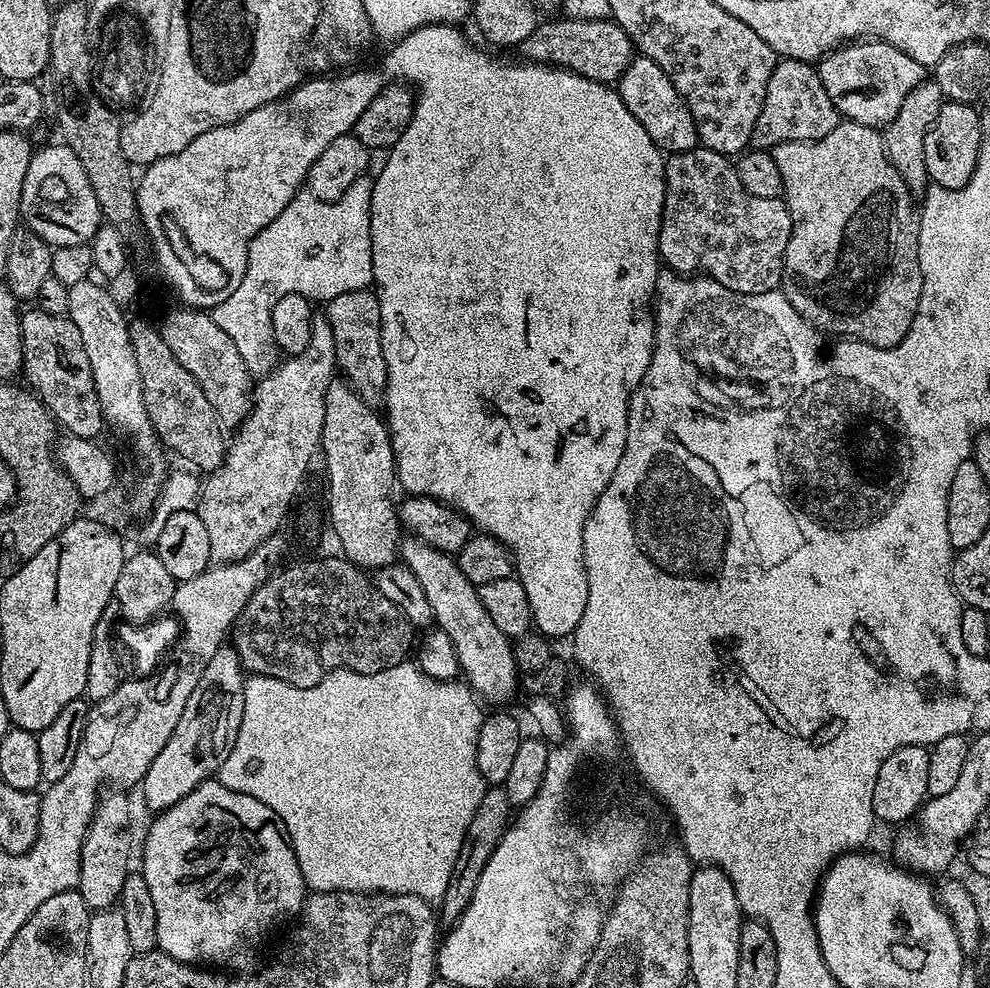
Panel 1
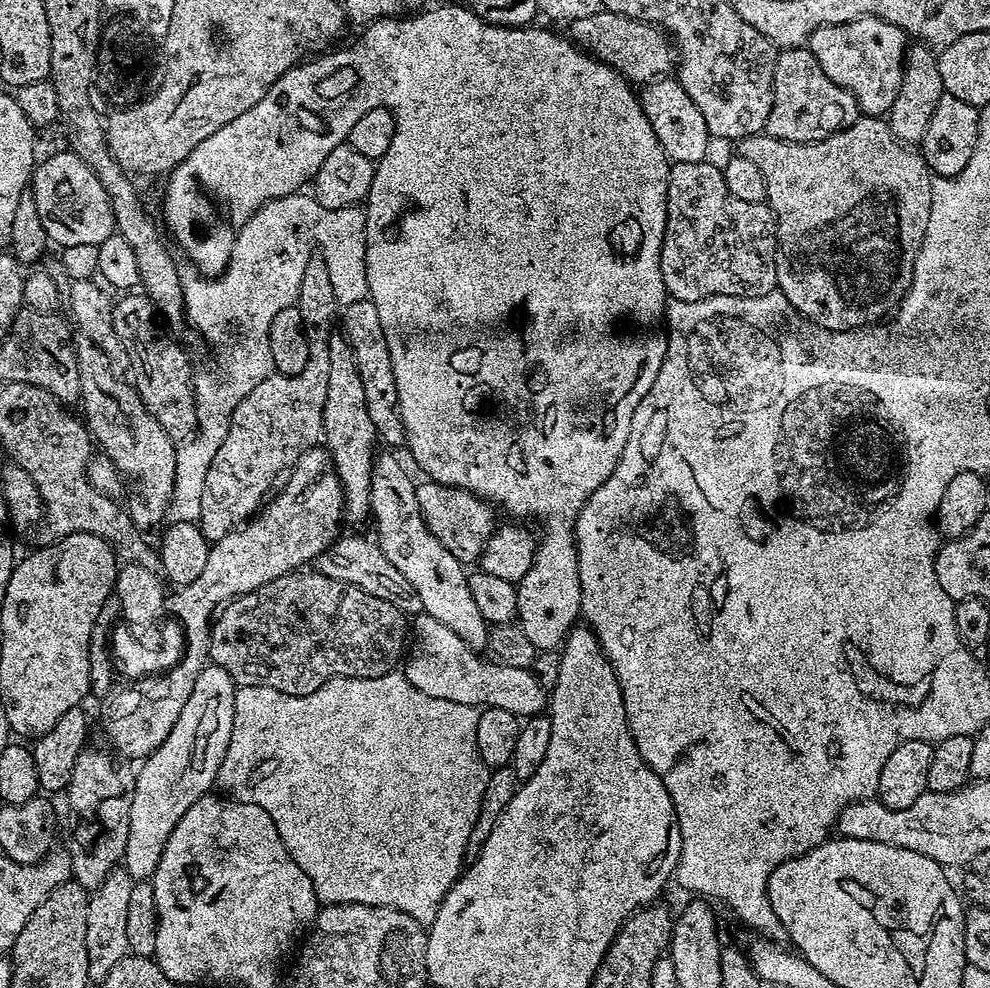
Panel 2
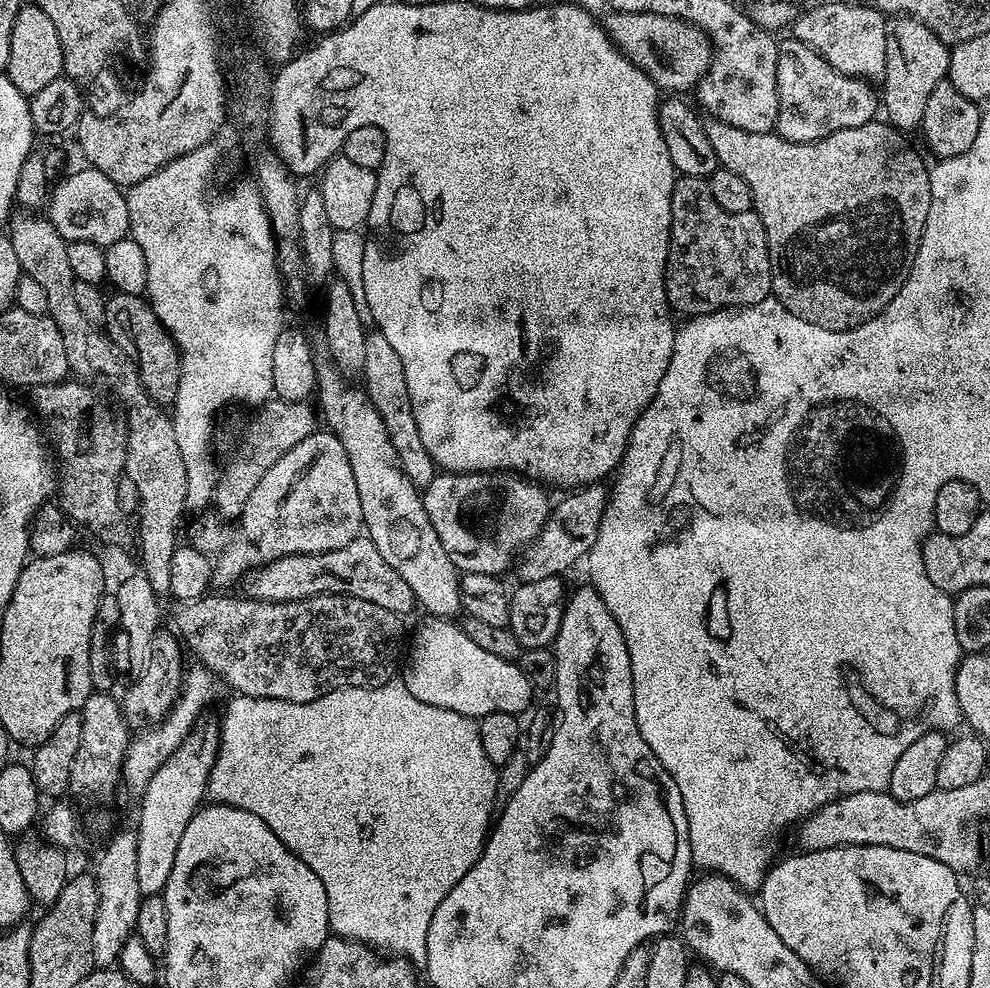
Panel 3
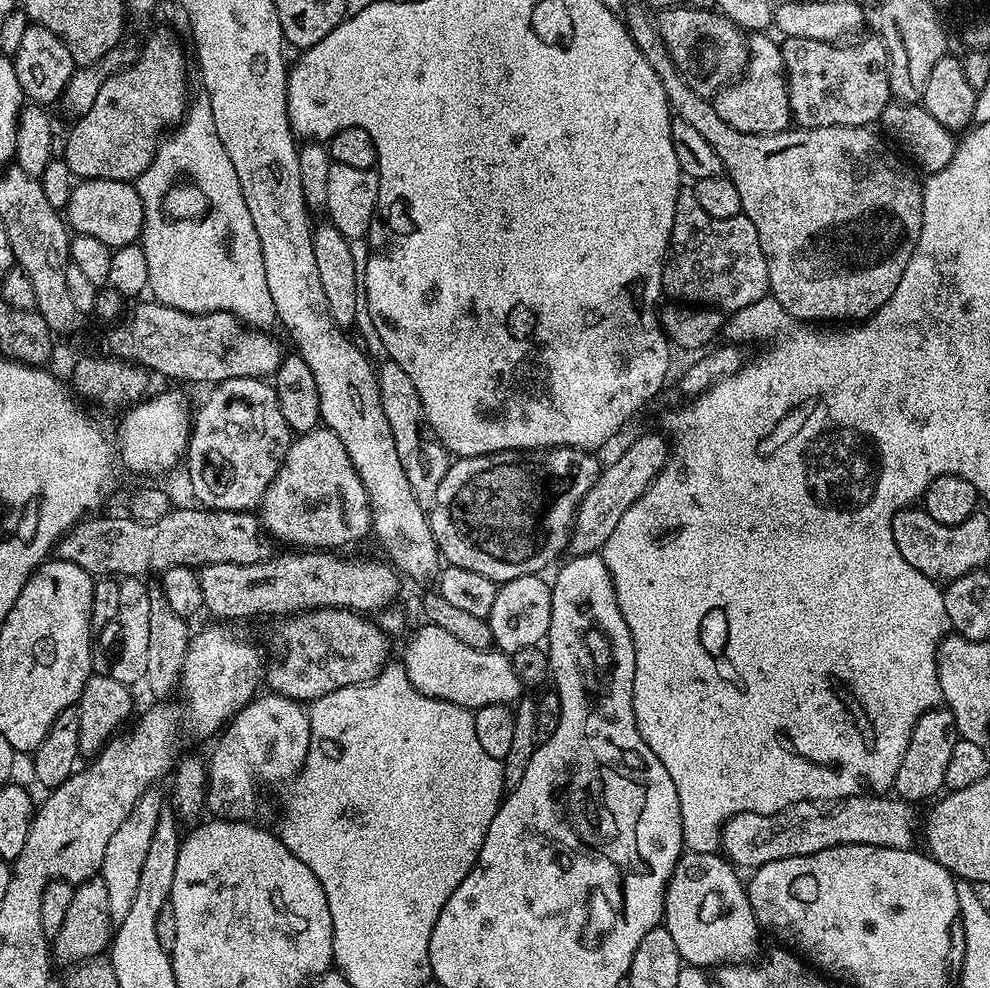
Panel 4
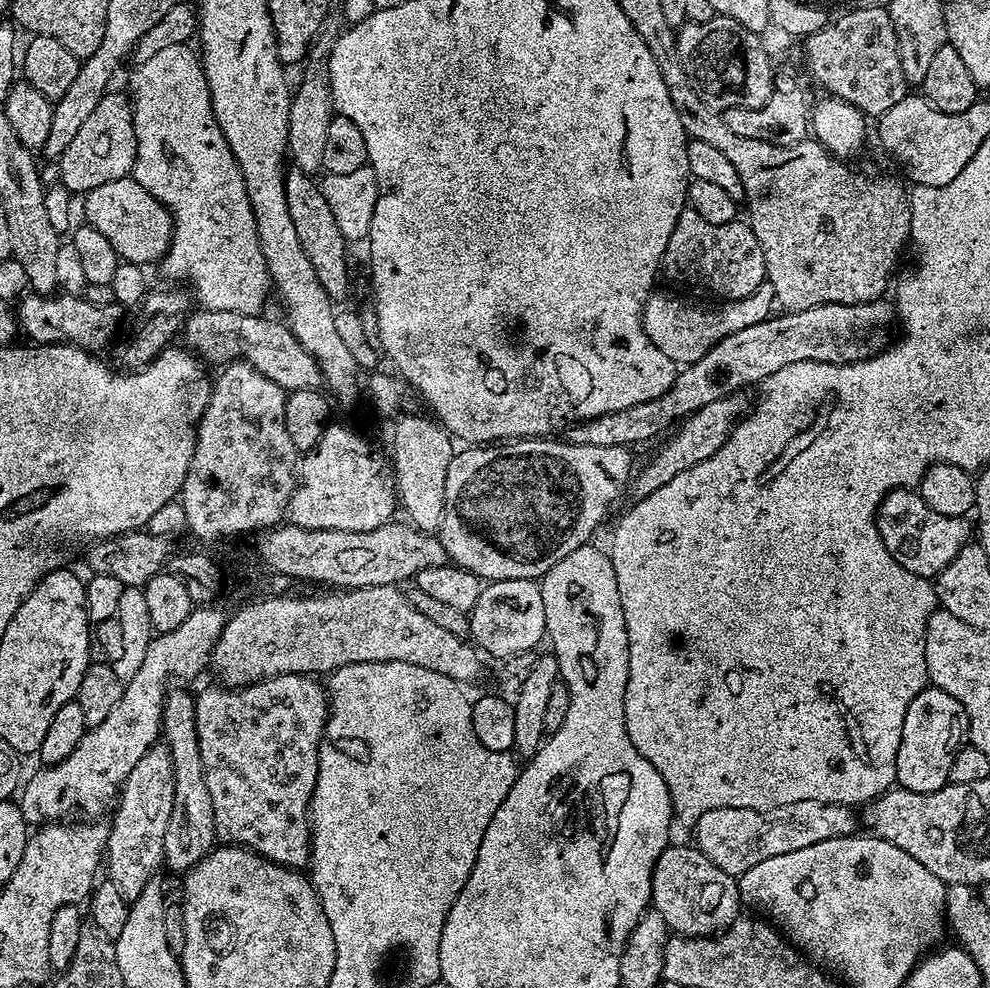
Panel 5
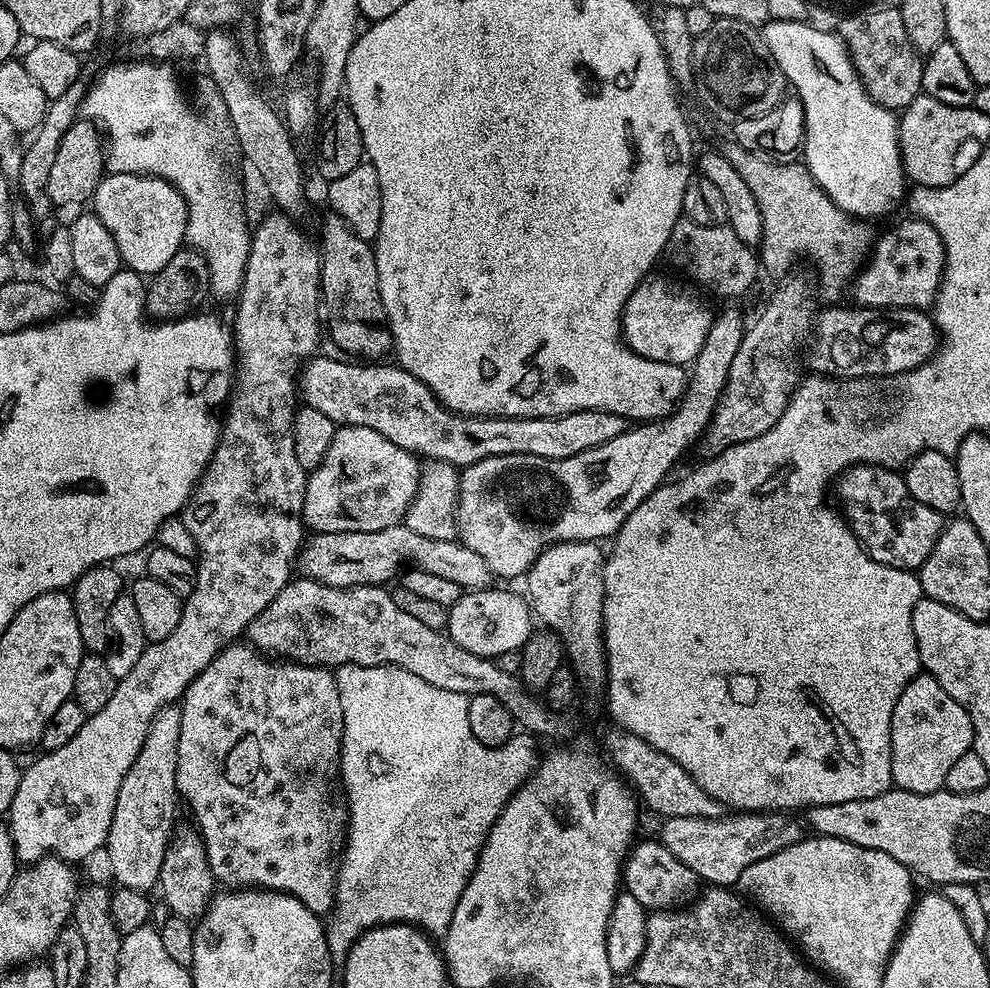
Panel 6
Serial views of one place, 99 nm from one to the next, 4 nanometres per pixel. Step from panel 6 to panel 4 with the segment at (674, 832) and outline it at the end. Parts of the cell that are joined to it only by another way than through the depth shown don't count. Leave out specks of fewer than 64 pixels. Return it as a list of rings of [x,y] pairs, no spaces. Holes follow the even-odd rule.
[[[865,794],[848,796],[845,800],[829,803],[827,807],[814,800],[803,800],[774,814],[743,812],[724,823],[724,830],[720,833],[722,852],[737,869],[755,870],[766,866],[766,862],[778,862],[782,858],[794,858],[806,854],[818,854],[818,850],[830,850],[839,844],[912,848],[915,840],[918,840],[918,816],[916,820],[916,812],[912,808],[915,807],[909,801],[893,798],[888,794]]]

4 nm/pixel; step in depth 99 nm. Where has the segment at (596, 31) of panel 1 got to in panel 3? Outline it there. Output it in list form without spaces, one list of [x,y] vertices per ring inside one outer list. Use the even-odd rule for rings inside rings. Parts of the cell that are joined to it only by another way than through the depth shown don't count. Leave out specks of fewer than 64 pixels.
[[[649,12],[607,13],[602,20],[602,27],[612,40],[612,45],[634,66],[638,66],[656,83],[657,89],[668,94],[688,94],[695,89],[712,61],[712,43],[708,41],[701,28],[666,14]]]

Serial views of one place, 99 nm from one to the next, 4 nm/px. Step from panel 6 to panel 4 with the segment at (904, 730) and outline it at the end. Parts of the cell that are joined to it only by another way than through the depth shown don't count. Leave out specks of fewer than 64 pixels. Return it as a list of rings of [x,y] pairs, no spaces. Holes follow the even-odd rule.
[[[947,706],[931,708],[922,718],[918,718],[918,722],[910,734],[906,754],[902,754],[902,766],[898,766],[894,785],[895,795],[899,799],[909,802],[928,799],[931,801],[944,788],[946,766],[950,763],[950,754],[954,751],[957,739],[954,714]]]

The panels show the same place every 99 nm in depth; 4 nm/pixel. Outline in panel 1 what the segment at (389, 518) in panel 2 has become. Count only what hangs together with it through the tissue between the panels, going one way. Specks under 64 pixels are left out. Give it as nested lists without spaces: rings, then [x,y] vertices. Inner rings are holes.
[[[401,539],[399,559],[414,570],[414,578],[418,578],[422,590],[426,590],[435,627],[454,642],[454,654],[468,687],[481,701],[489,700],[492,706],[507,705],[504,704],[507,700],[515,698],[522,676],[516,666],[513,641],[502,634],[490,619],[490,614],[486,614],[486,606],[482,606],[480,601],[479,587],[462,574],[459,563],[449,553],[440,552],[418,539]]]

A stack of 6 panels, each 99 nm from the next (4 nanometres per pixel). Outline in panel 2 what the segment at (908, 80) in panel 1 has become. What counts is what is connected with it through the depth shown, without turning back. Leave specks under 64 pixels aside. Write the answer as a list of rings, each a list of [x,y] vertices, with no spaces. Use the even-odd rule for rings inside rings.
[[[863,16],[845,24],[827,24],[810,34],[806,47],[818,58],[818,66],[830,82],[838,82],[842,90],[854,94],[861,113],[887,117],[898,86],[902,84],[906,59],[906,34],[898,26],[882,18]]]

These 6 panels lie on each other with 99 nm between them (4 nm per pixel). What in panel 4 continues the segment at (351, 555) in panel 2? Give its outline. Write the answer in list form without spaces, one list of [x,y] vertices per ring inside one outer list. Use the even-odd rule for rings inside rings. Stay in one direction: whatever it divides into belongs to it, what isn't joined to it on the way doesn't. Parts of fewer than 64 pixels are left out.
[[[284,550],[284,553],[273,554],[269,560],[262,562],[250,562],[249,564],[235,564],[234,562],[214,562],[213,564],[206,564],[199,569],[198,575],[200,577],[200,585],[202,586],[202,598],[204,599],[204,608],[207,611],[212,611],[216,615],[215,619],[220,622],[236,622],[232,620],[240,620],[243,616],[276,616],[275,618],[287,618],[293,614],[307,612],[313,608],[348,608],[352,612],[359,612],[361,614],[374,614],[379,610],[387,609],[396,600],[396,595],[400,592],[400,580],[395,568],[391,563],[380,560],[347,560],[346,557],[340,556],[344,554],[337,554],[332,550]]]

